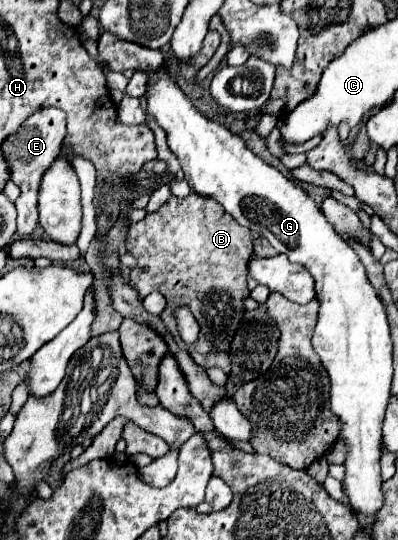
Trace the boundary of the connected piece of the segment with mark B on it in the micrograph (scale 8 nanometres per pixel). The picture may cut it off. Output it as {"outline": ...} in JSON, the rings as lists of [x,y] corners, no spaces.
{"outline":[[[192,191],[186,199],[168,199],[158,211],[130,225],[128,251],[138,259],[138,265],[130,273],[130,285],[138,291],[140,299],[158,291],[166,297],[166,311],[170,315],[186,305],[198,321],[198,341],[186,345],[180,337],[174,337],[178,347],[184,347],[200,367],[220,367],[230,373],[230,357],[226,353],[242,319],[240,291],[248,291],[246,261],[252,255],[250,231],[240,227],[220,203]]]}

